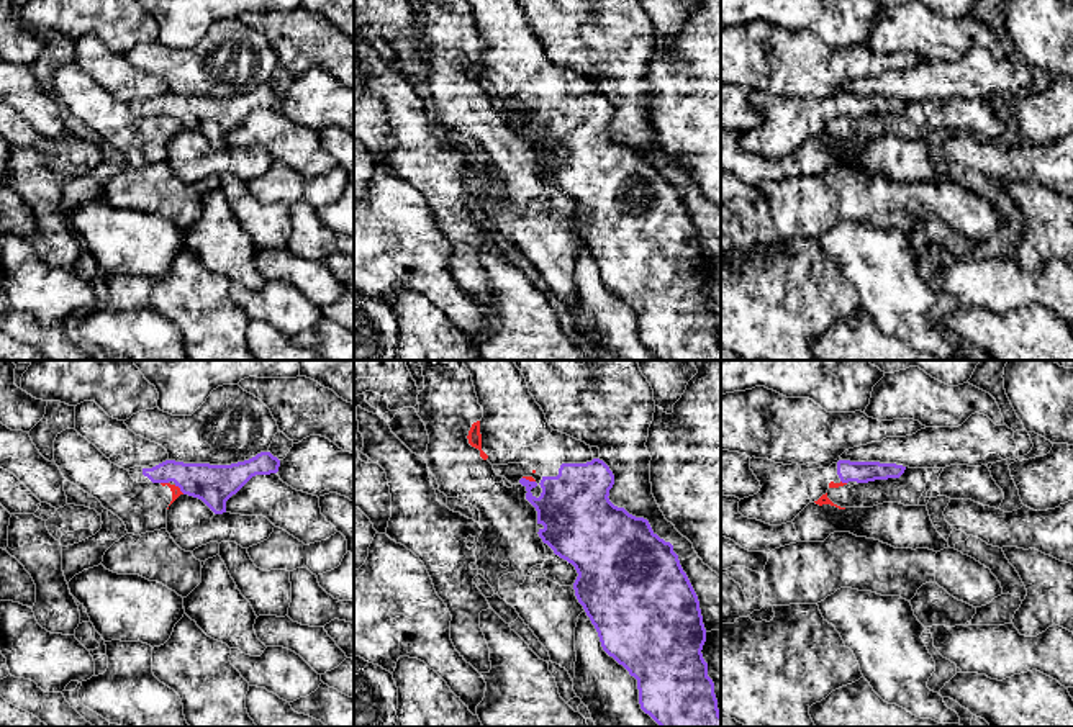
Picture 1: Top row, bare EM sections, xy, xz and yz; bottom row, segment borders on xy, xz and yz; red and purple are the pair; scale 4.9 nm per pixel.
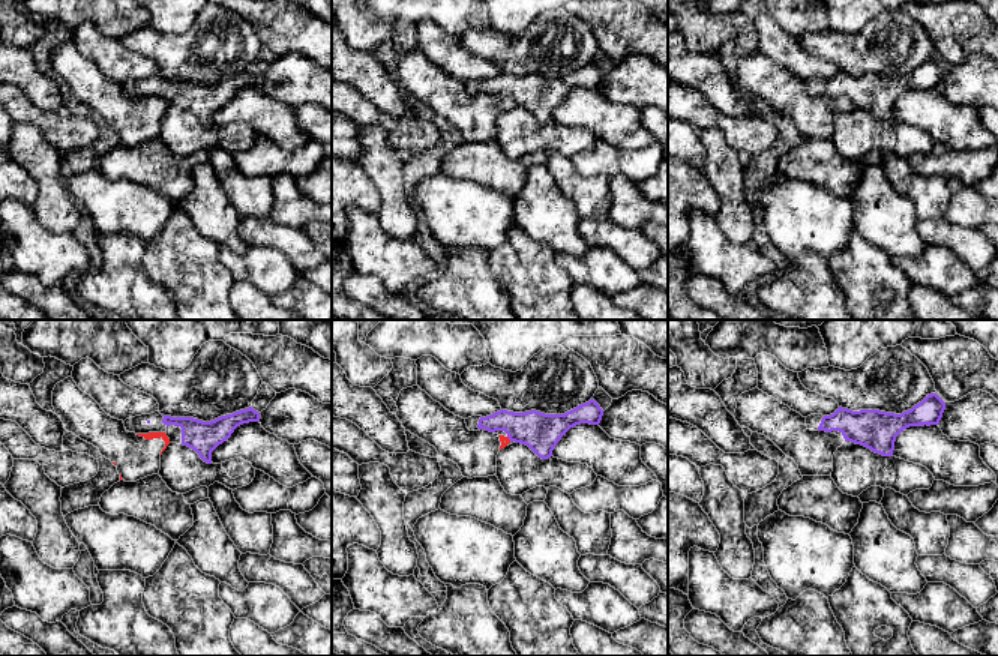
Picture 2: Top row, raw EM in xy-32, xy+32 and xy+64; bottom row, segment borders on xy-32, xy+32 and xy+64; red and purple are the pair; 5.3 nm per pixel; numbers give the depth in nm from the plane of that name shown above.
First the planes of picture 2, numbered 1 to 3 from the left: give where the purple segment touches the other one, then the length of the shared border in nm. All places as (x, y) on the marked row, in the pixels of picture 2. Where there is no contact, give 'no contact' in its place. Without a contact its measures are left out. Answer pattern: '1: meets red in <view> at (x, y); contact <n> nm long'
1: no contact
2: meets red in xy+32 at (508, 439); contact 40 nm long
3: no contact

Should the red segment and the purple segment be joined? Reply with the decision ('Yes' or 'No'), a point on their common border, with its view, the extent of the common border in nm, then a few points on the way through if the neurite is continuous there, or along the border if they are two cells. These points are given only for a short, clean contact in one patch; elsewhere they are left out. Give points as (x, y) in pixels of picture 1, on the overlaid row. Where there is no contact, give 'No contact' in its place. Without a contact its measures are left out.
No. Touches red at xy (179, 488). Shared border 70 nm. Boundary: xy (174, 485), (184, 493)

